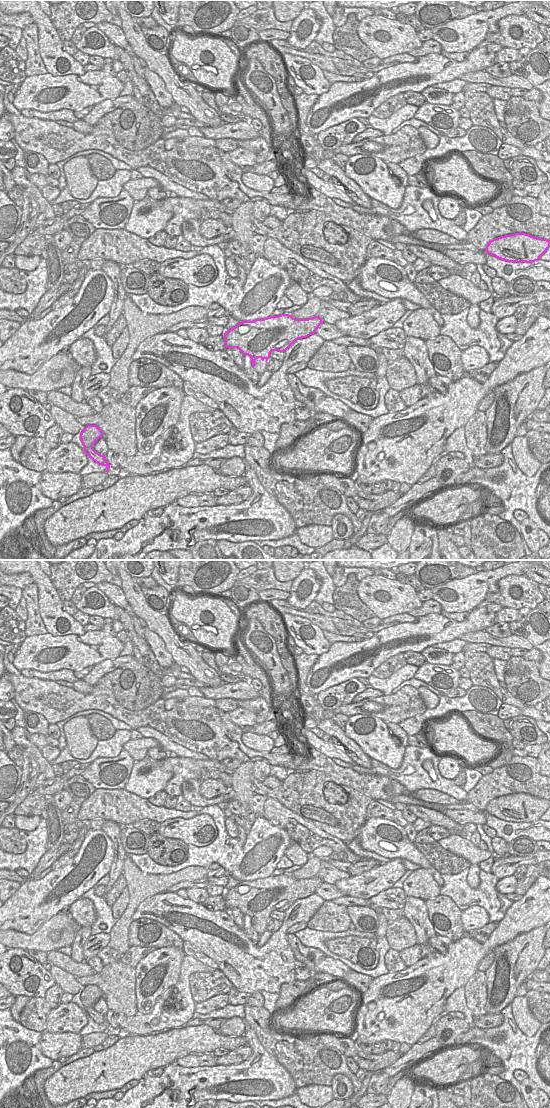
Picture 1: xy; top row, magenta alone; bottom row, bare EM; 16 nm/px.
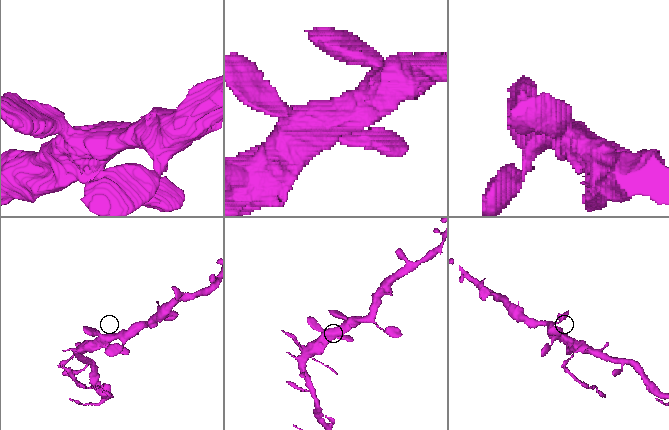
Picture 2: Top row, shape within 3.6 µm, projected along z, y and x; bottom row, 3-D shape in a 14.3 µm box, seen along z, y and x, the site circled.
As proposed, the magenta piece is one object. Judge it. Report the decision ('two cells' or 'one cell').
two cells

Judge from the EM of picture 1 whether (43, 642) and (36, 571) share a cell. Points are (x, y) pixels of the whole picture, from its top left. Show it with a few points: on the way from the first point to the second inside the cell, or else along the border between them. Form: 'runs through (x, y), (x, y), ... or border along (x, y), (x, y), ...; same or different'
border along (47, 632), (53, 635), (69, 635), (71, 633); different

